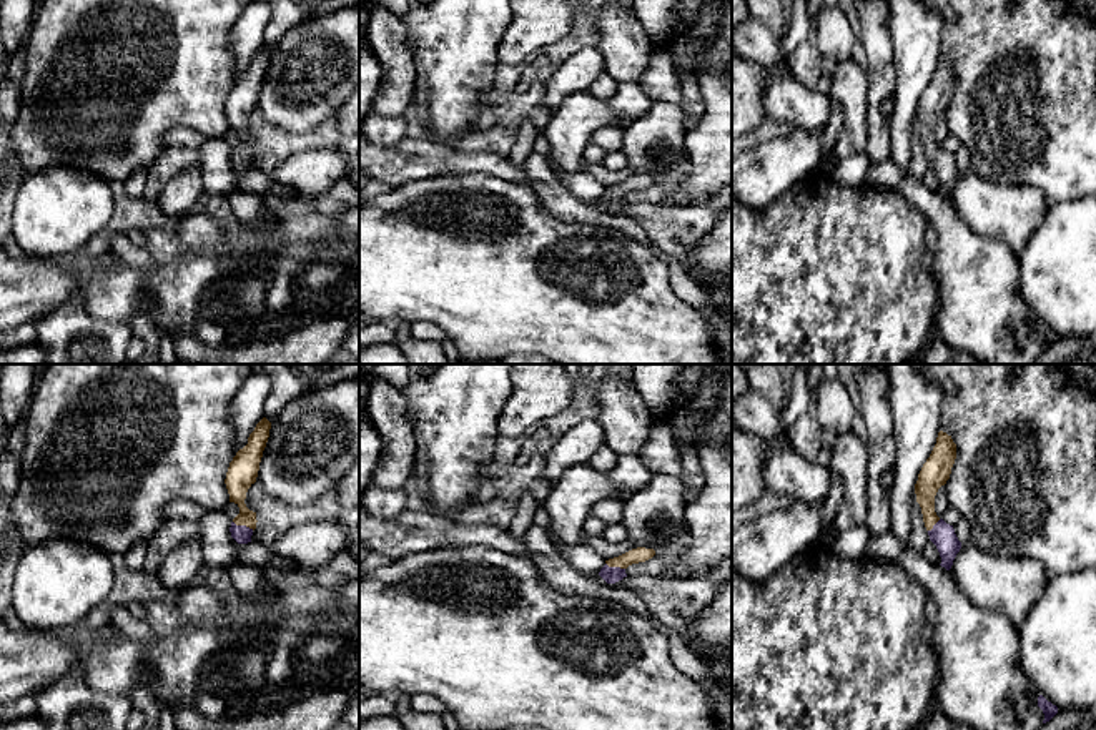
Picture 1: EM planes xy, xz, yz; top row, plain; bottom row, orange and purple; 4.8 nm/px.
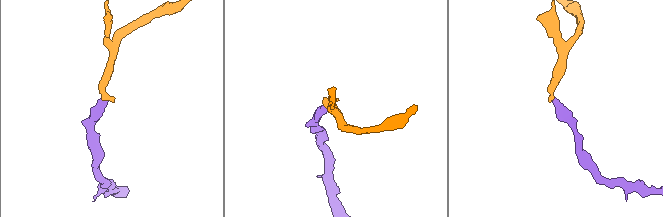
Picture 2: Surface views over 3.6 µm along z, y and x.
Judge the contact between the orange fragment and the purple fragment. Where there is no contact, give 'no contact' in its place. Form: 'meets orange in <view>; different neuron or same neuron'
meets orange in xy; same neuron

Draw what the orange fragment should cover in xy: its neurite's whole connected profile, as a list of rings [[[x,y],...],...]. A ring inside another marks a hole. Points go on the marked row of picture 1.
[[[263,417],[248,437],[248,444],[236,452],[226,472],[226,489],[230,502],[239,507],[239,514],[233,519],[230,532],[238,544],[251,542],[256,529],[256,512],[244,504],[248,489],[256,482],[263,451],[269,437],[271,422]]]

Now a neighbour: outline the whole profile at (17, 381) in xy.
[[[5,364],[0,376],[0,409],[7,429],[22,421],[38,379],[38,364]]]

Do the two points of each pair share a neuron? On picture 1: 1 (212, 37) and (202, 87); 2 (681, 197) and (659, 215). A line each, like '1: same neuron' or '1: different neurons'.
1: same neuron
2: different neurons

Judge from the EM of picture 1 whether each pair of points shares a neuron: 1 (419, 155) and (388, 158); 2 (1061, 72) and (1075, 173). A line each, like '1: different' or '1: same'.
1: same
2: same

